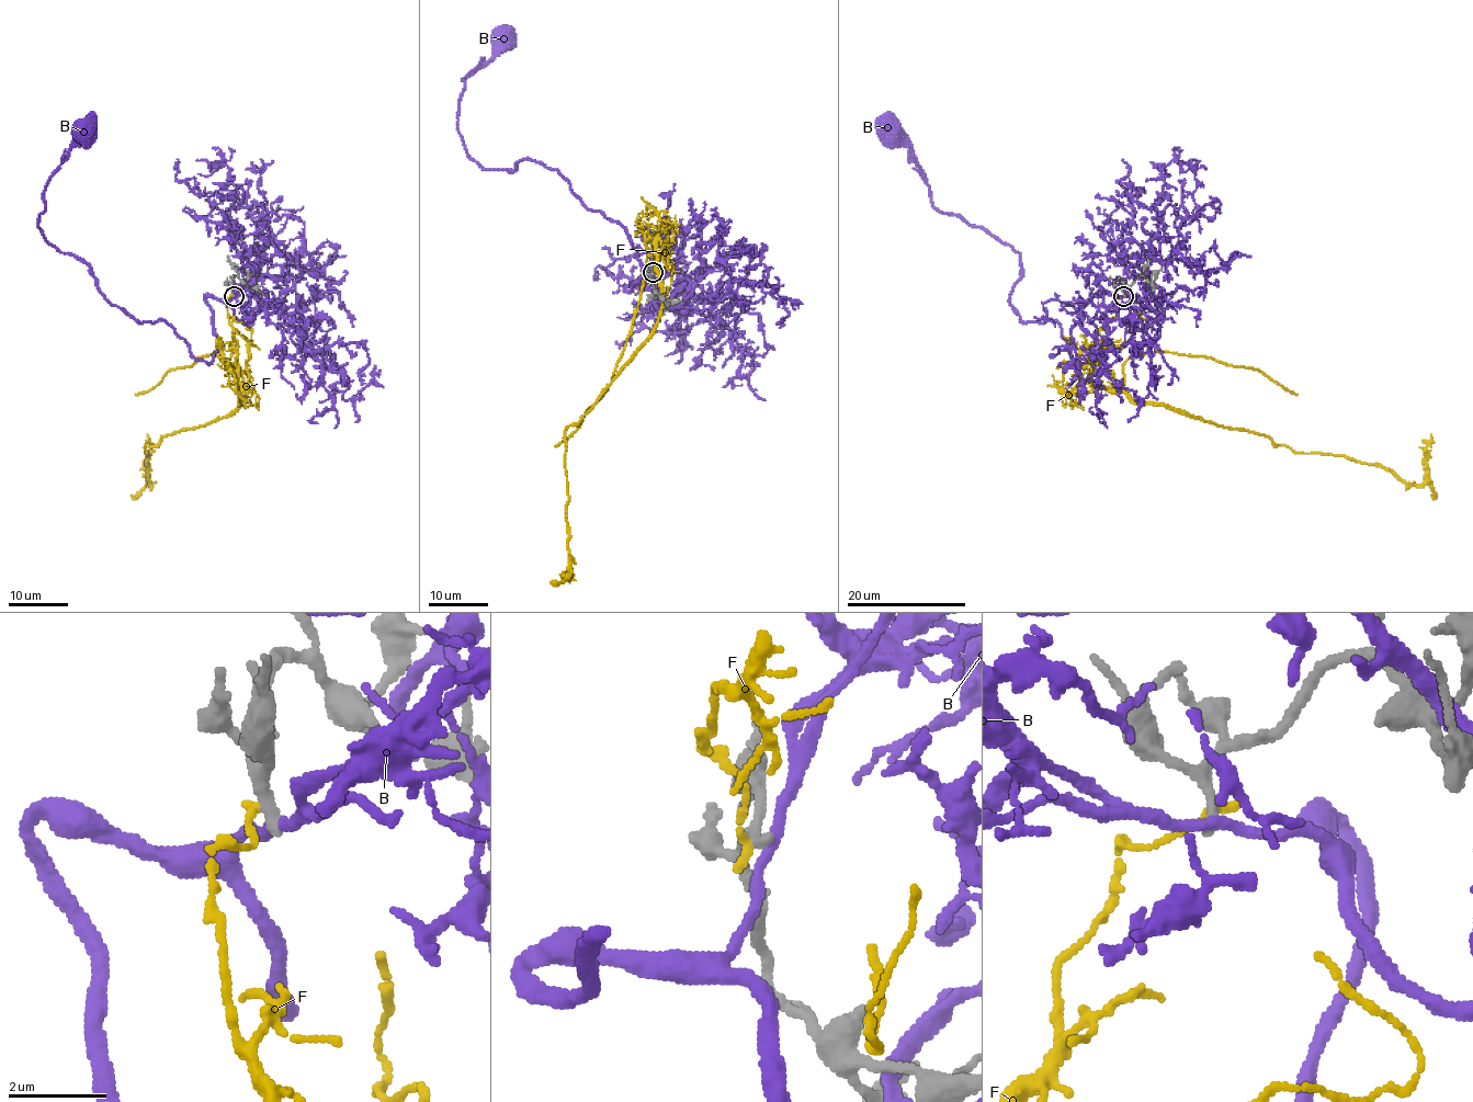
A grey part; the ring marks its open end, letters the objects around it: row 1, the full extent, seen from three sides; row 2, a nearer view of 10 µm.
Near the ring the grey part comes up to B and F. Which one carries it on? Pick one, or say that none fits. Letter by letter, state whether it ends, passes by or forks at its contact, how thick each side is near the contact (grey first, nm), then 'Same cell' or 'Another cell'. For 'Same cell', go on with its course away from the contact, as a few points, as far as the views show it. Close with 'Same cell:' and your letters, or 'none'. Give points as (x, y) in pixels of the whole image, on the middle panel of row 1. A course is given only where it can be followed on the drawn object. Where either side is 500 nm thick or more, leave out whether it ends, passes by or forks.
B: It passes by. Thickness 180 nm (grey) against 200 nm. Another cell
F: It ends there. Thickness 240 nm (grey) against 160 nm. Another cell
Same cell: none

